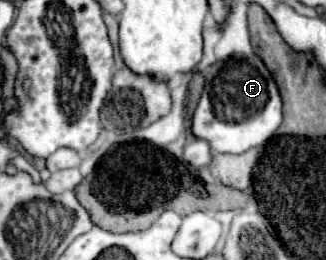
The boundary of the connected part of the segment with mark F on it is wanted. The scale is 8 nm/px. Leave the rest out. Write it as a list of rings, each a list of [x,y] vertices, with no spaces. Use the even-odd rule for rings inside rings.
[[[247,55],[241,59],[227,59],[217,61],[209,67],[205,75],[205,89],[199,99],[199,105],[193,113],[193,135],[199,139],[205,139],[211,145],[211,151],[215,153],[245,153],[251,147],[263,145],[267,139],[275,135],[275,131],[281,125],[281,95],[277,89],[277,83],[273,81],[269,69],[263,65],[263,61],[257,55]]]

